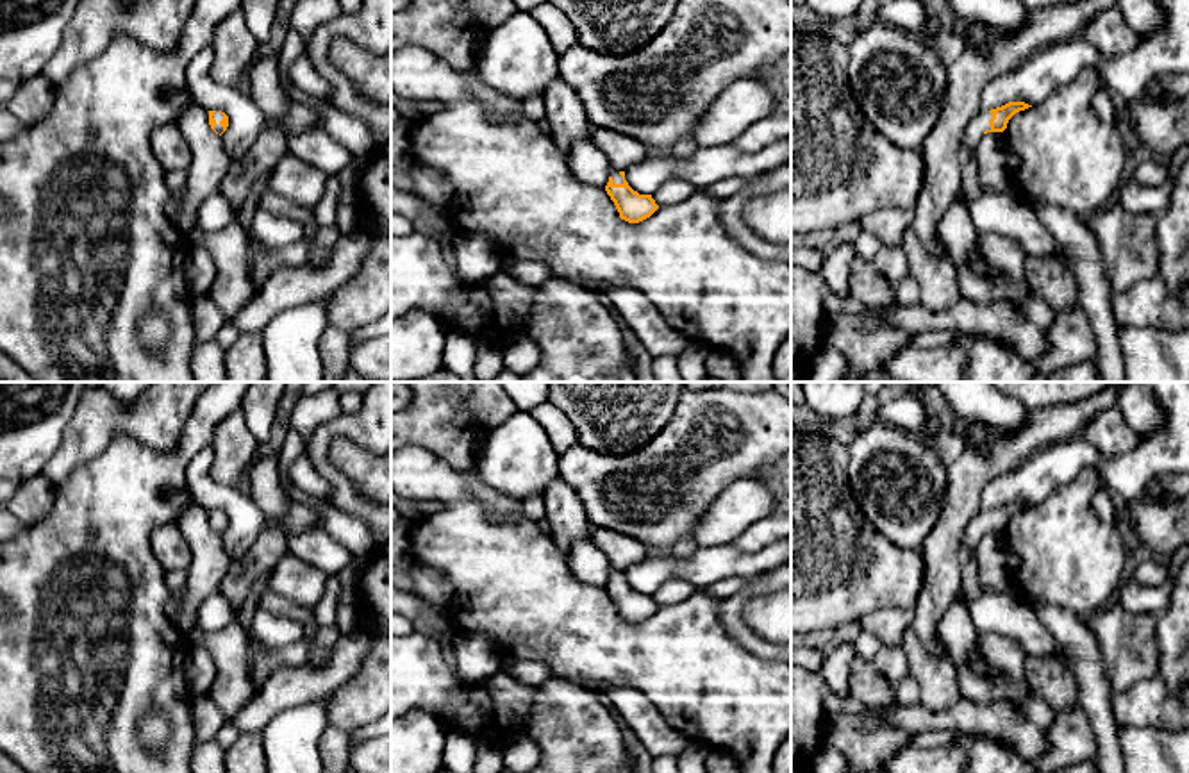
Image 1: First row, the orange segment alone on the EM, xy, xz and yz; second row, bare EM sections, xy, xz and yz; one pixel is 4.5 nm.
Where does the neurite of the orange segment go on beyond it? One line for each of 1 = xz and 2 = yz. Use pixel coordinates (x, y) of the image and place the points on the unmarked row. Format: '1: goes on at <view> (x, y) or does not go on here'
1: goes on at xz (615, 573)
2: goes on at yz (981, 523)

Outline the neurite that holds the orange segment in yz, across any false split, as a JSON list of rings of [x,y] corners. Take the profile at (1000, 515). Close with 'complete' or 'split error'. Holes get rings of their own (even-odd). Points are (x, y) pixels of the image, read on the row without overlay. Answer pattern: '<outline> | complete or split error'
[[[1009,502],[1002,507],[982,511],[966,528],[962,537],[962,546],[975,550],[980,537],[987,532],[1003,532],[1007,528],[1009,519],[1032,505],[1025,502]]] | split error

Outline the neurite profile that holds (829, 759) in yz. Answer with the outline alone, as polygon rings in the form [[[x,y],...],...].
[[[821,746],[811,773],[844,773],[844,769],[846,757],[836,748]]]

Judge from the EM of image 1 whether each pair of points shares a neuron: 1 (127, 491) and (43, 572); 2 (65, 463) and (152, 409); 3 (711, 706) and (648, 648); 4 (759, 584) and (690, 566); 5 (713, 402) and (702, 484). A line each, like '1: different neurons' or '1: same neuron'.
1: same neuron
2: same neuron
3: same neuron
4: different neurons
5: same neuron

